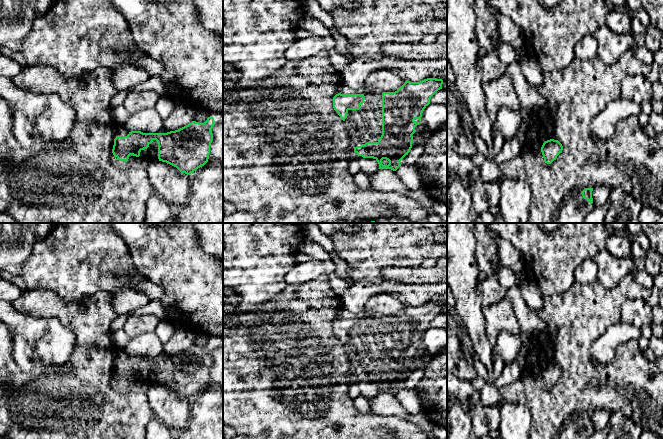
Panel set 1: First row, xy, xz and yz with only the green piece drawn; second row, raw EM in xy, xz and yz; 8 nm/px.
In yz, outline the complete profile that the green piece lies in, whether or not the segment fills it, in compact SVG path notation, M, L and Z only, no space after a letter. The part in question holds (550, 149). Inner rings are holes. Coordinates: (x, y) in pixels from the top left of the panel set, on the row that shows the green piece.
M550 139L545 141L541 147L544 162L551 164L554 160L556 160L562 150L563 146L558 140Z

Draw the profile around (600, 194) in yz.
M596 186L592 191L593 204L595 207L608 202L612 190L607 186Z

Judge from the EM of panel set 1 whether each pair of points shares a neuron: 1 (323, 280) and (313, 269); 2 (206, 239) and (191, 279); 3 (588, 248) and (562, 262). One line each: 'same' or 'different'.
1: different
2: different
3: same

